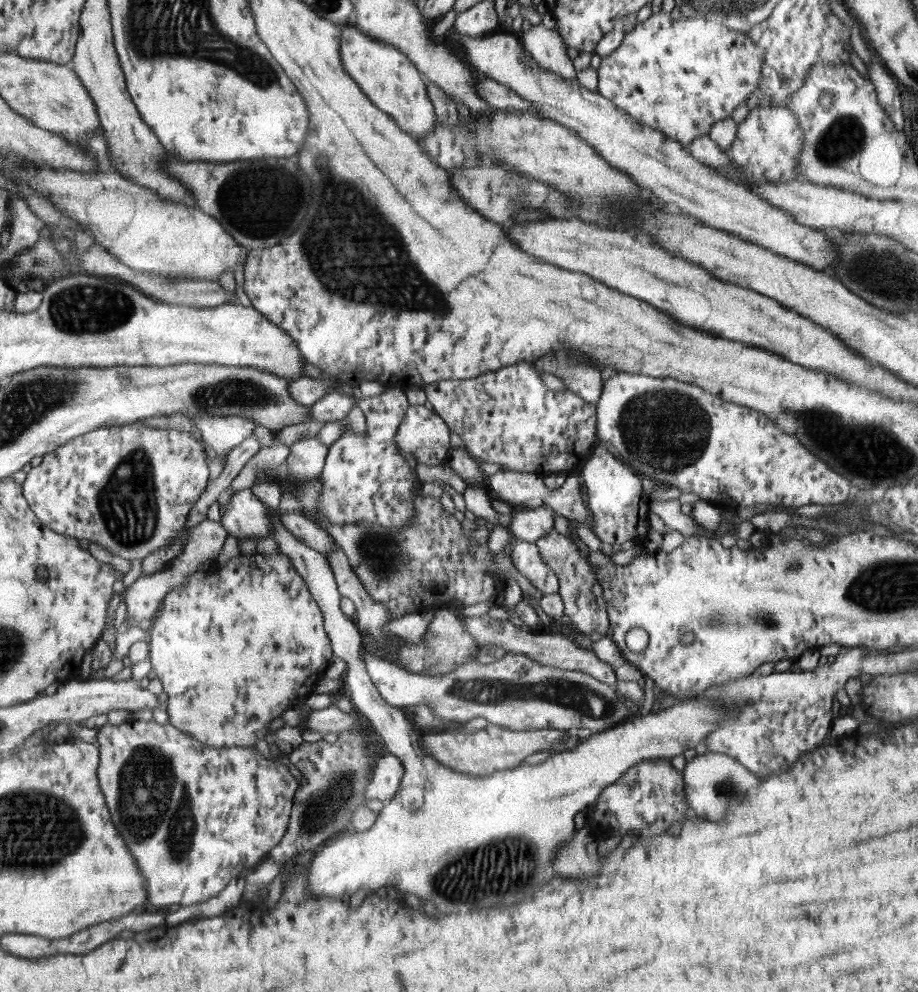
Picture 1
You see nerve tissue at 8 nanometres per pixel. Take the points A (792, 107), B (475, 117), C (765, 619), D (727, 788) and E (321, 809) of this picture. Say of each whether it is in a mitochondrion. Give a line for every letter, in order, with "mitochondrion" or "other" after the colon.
A: other
B: other
C: mitochondrion
D: mitochondrion
E: mitochondrion

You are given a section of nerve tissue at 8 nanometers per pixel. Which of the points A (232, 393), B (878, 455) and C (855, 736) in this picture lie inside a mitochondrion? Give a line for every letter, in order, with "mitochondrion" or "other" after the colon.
A: mitochondrion
B: mitochondrion
C: other

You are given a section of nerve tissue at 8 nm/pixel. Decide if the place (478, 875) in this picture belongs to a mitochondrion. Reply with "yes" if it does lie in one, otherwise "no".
yes

